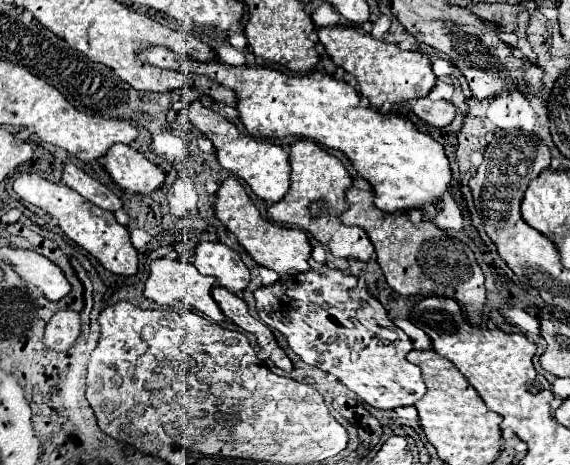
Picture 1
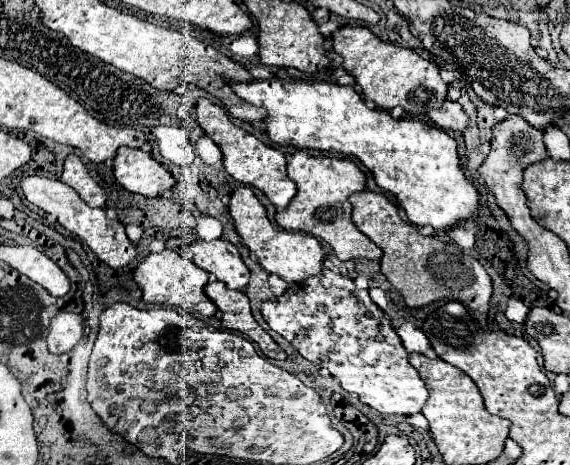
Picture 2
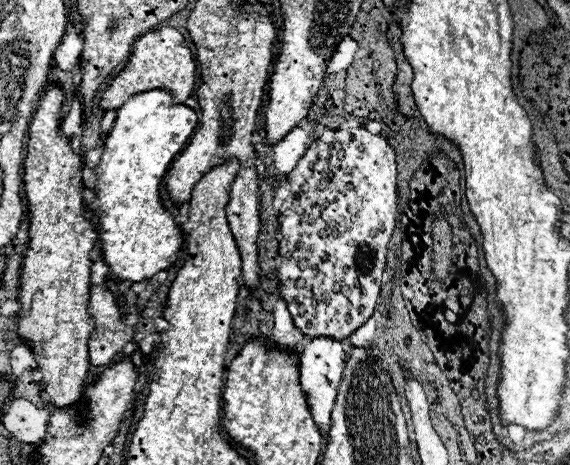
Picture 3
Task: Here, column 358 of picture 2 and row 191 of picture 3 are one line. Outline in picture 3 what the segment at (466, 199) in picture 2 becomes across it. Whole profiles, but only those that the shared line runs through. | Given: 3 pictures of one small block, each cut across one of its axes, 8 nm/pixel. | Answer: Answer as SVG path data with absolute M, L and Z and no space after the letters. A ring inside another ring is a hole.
M162 88L134 94L118 108L102 158L94 168L98 204L88 206L98 218L98 244L110 274L116 278L142 282L178 260L184 232L176 224L174 214L164 208L160 184L172 160L184 150L196 124L198 114L186 104L174 104L170 90Z

